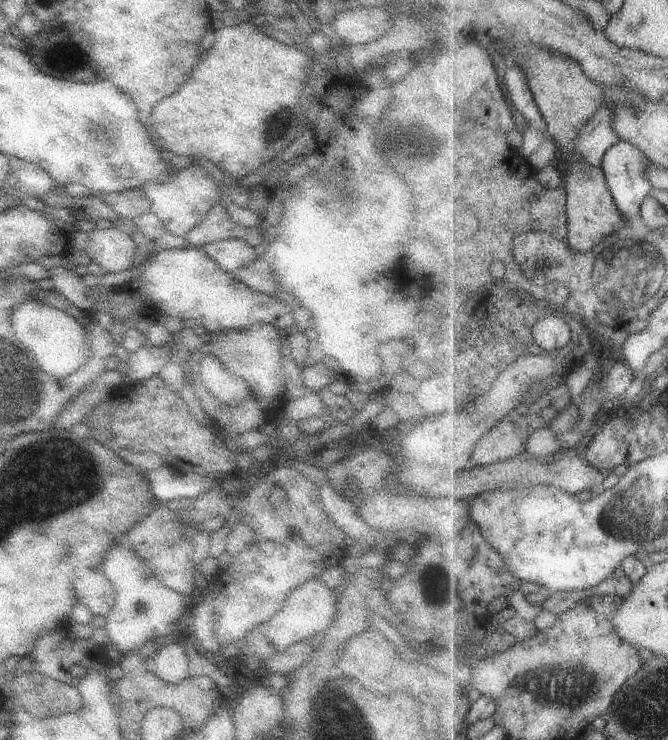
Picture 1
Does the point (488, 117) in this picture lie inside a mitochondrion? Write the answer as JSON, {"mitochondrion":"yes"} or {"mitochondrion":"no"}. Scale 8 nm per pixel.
{"mitochondrion":"no"}

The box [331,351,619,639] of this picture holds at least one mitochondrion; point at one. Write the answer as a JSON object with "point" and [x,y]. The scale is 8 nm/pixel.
{"point":[441,585]}

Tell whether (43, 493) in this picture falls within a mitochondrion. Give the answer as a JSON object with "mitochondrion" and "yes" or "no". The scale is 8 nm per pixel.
{"mitochondrion":"yes"}

